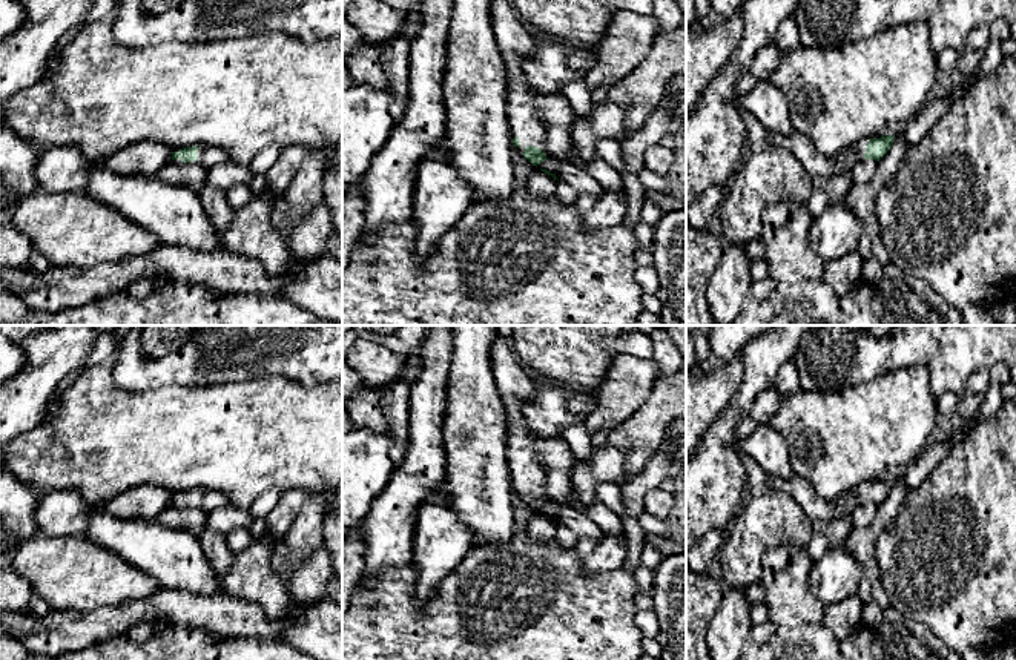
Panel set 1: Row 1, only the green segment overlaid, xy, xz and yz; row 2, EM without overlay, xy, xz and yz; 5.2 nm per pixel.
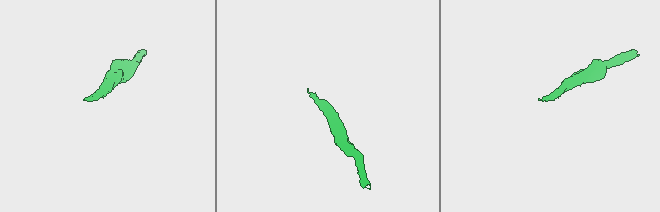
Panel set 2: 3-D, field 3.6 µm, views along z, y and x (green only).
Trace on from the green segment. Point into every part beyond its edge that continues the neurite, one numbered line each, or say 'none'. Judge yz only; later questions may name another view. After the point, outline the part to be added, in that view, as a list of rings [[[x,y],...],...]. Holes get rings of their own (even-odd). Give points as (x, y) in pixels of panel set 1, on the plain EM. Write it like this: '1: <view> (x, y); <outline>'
1: yz (800, 490); [[[795,474],[787,480],[767,476],[767,483],[775,491],[793,499],[810,520],[832,520],[849,516],[855,507],[866,503],[864,497],[869,487],[869,482],[864,482],[847,494],[827,500],[823,499],[806,479]]]

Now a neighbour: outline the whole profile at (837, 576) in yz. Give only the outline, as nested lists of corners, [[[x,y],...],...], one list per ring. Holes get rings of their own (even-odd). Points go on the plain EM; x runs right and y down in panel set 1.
[[[840,543],[813,563],[810,585],[815,597],[827,606],[856,594],[861,577],[861,563]]]

